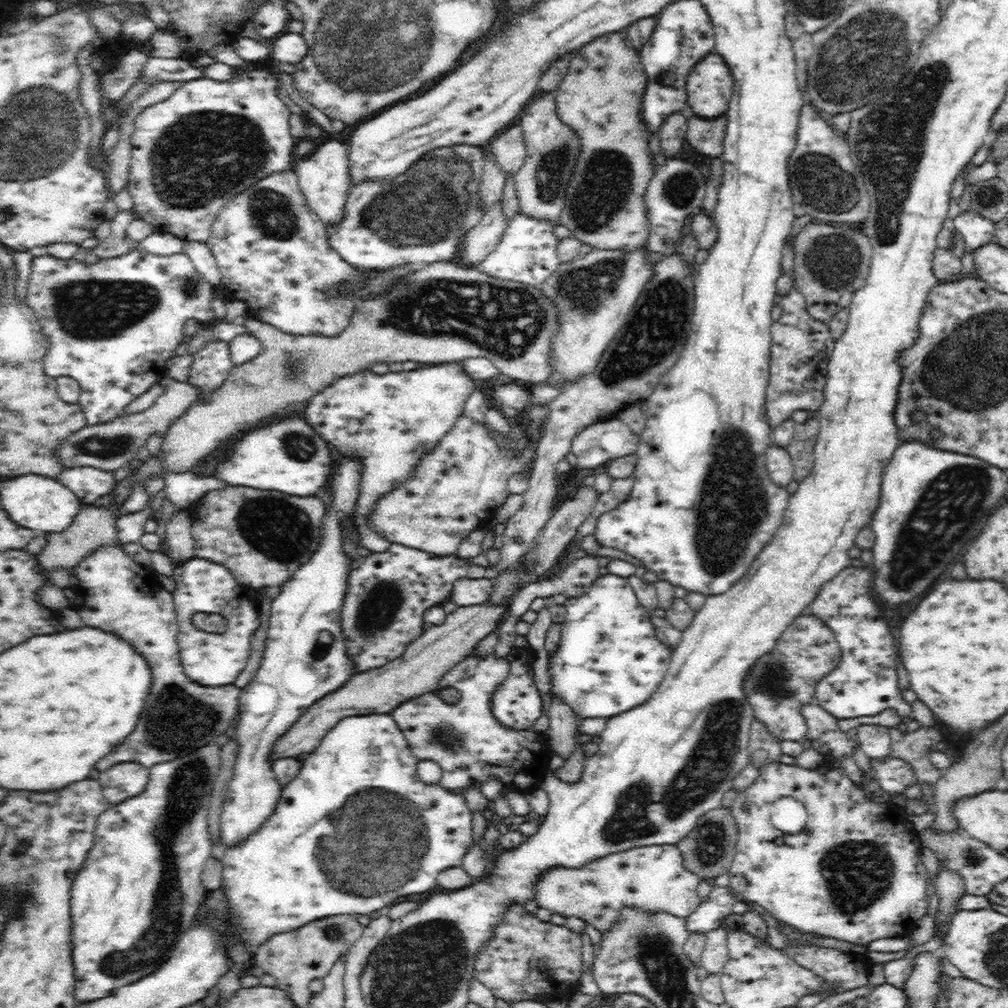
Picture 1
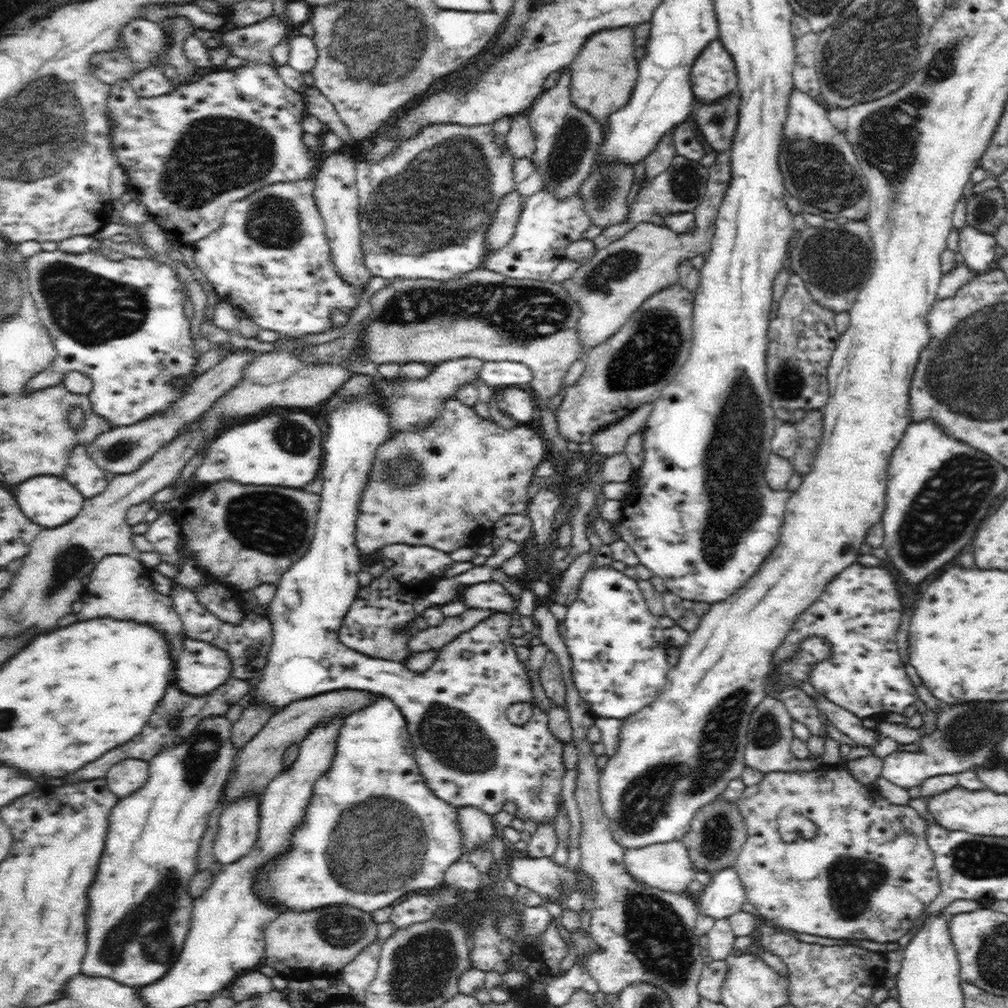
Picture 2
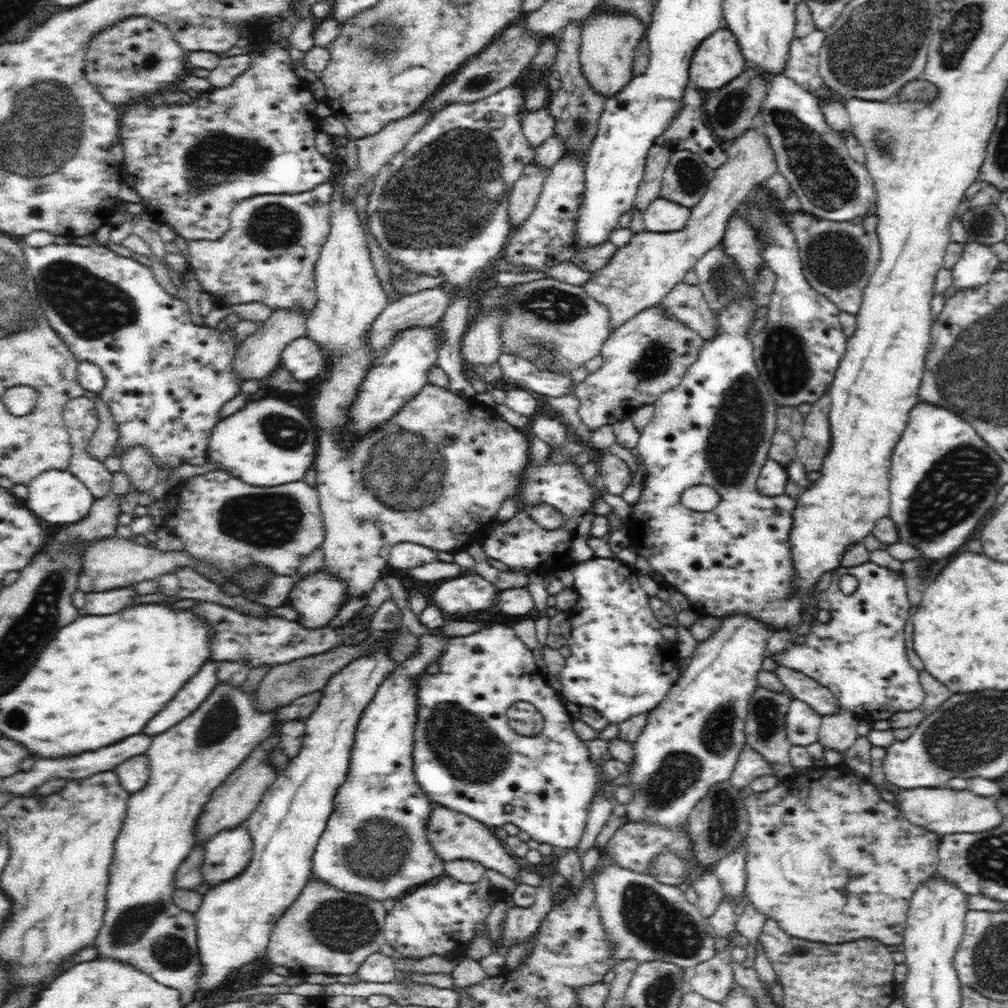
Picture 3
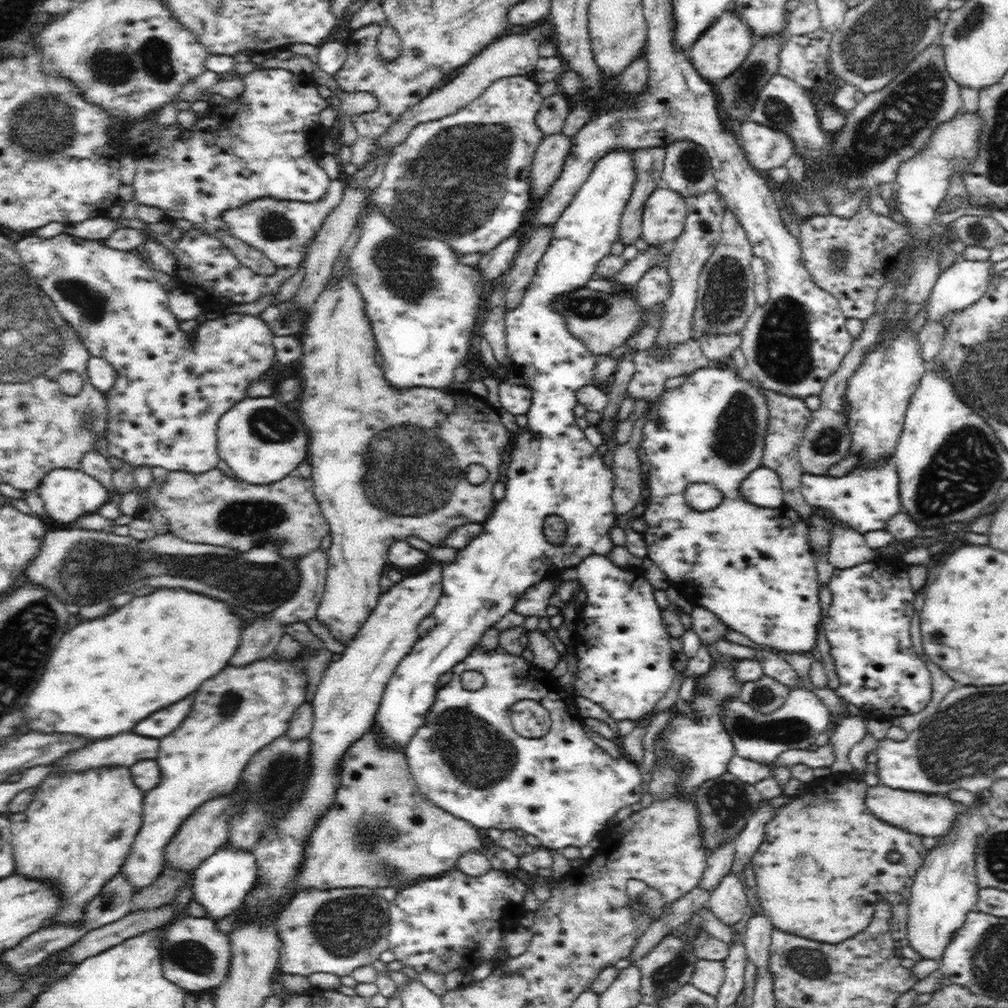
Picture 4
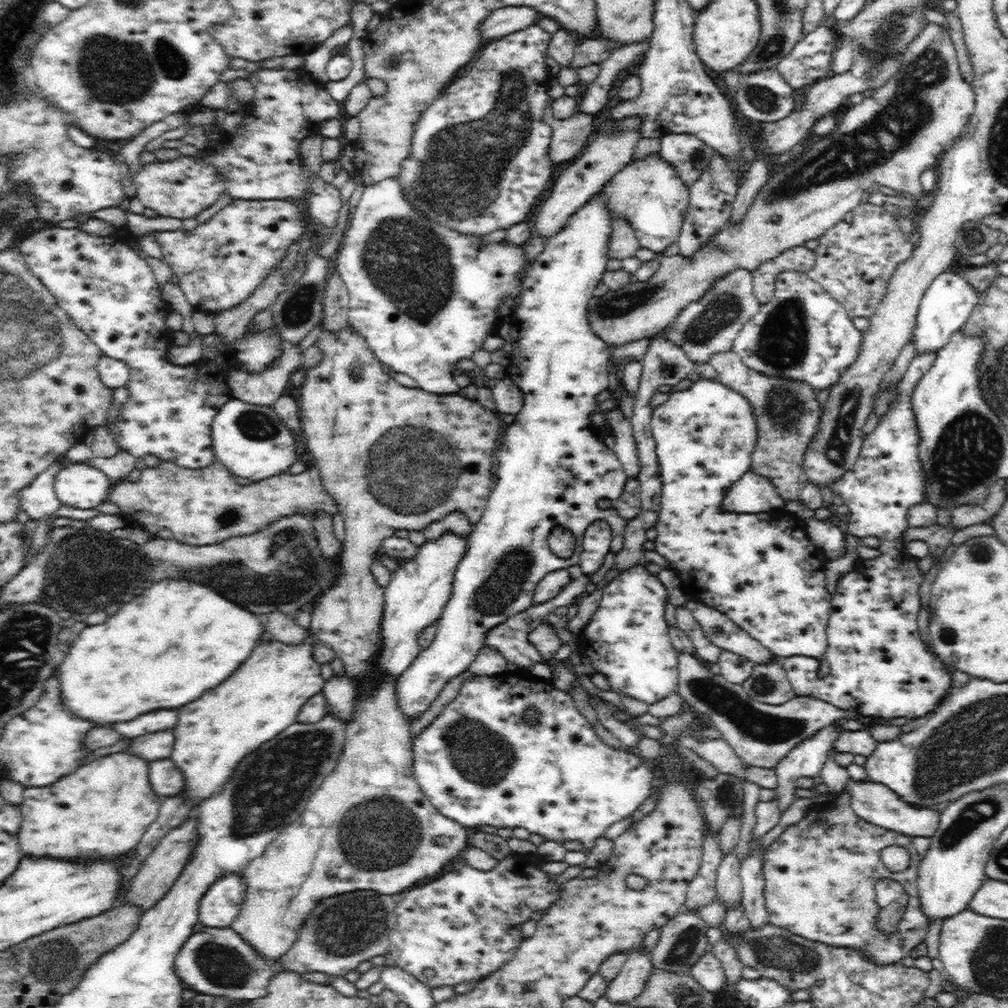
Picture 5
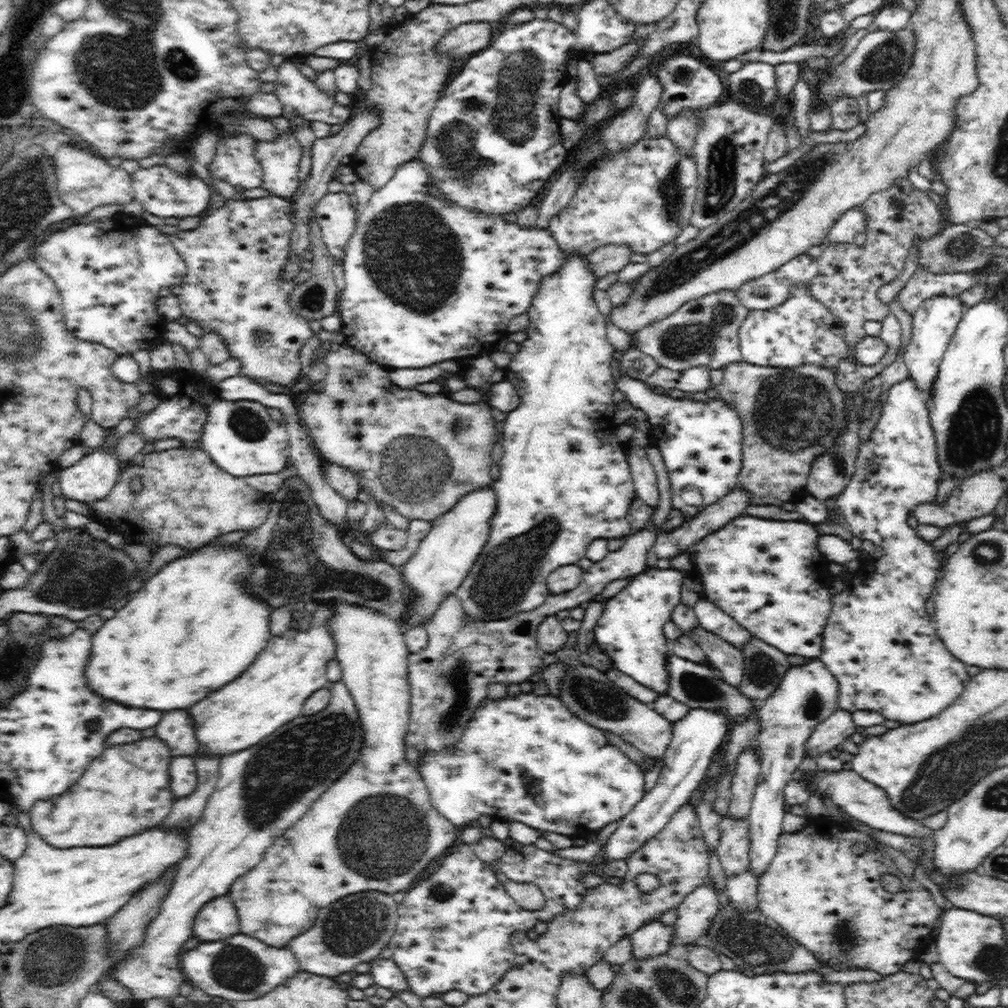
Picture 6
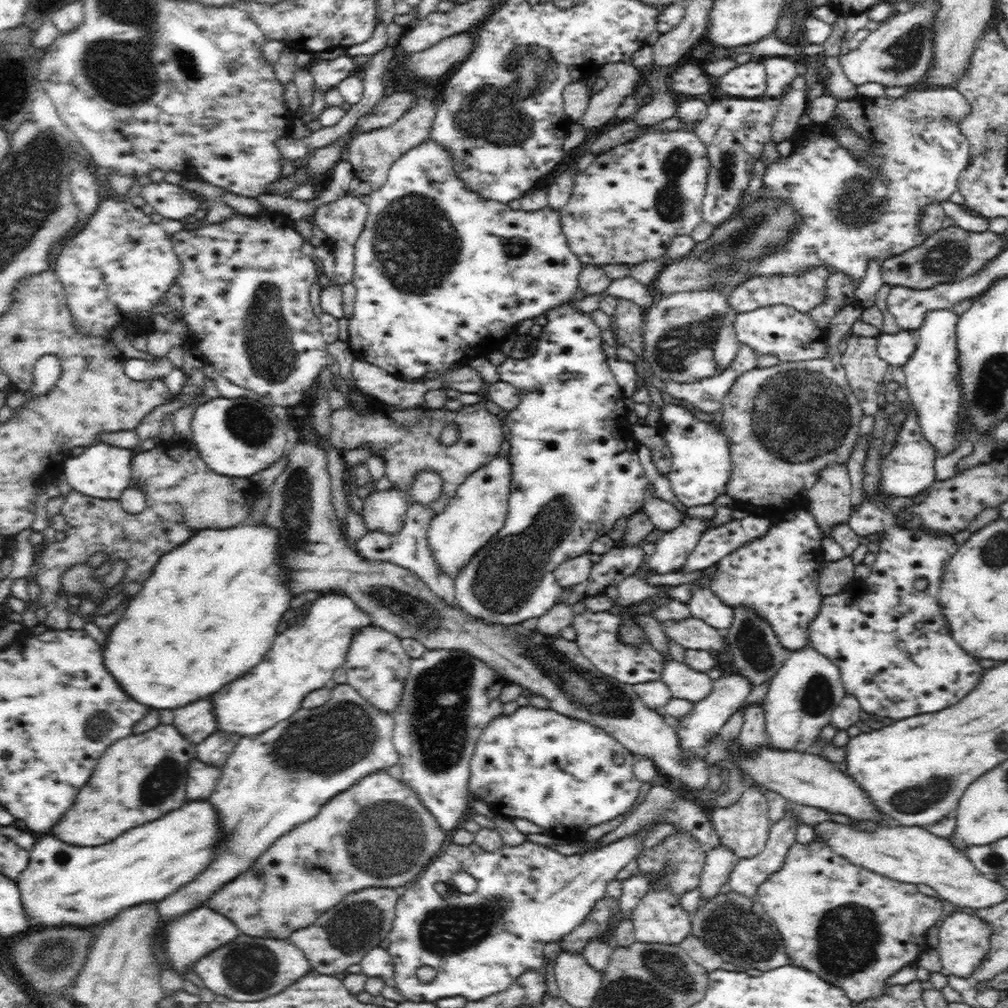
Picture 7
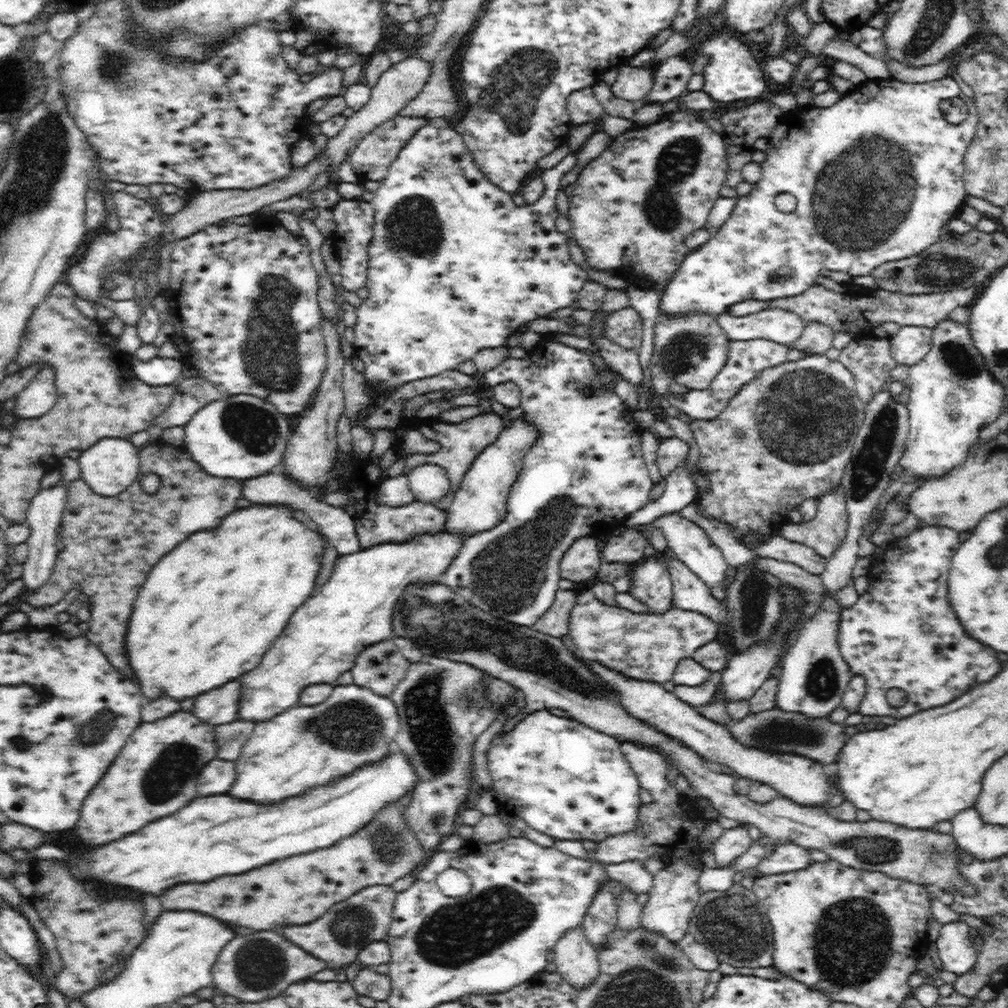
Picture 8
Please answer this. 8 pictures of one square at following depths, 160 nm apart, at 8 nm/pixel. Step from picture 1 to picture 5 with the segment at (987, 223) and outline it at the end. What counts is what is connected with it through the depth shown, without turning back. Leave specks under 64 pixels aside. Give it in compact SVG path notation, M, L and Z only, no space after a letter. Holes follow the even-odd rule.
M944 272L940 274L932 285L925 290L921 298L912 342L916 346L916 356L923 354L937 354L948 344L948 339L952 333L958 331L963 324L966 324L971 312L980 300L980 294L976 289L971 288L971 284L958 272Z

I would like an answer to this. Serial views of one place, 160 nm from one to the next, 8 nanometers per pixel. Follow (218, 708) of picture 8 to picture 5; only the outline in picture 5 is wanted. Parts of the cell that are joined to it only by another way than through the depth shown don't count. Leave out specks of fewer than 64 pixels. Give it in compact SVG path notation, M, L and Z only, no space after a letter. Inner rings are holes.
M158 732L158 734L146 734L131 740L125 752L130 755L140 756L150 762L157 759L168 759L172 754L174 736L172 732Z

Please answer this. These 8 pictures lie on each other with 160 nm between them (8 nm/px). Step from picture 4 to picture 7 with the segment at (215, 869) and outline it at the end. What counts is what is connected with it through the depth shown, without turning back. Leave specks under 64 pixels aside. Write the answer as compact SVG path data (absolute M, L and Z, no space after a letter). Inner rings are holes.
M202 906L165 923L164 944L166 944L166 958L184 976L186 970L192 970L192 966L196 968L198 962L206 957L207 954L224 946L224 944L228 944L228 942L238 938L241 934L236 925L228 920L228 917L207 906Z

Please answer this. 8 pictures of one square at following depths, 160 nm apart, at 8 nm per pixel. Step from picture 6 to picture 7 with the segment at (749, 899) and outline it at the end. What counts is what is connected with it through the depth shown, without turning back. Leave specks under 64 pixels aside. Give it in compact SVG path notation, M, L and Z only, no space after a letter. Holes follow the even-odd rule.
M796 806L785 808L784 816L772 824L768 841L760 854L740 859L729 874L730 888L747 898L756 896L758 887L768 878L768 875L780 870L788 849L796 842Z

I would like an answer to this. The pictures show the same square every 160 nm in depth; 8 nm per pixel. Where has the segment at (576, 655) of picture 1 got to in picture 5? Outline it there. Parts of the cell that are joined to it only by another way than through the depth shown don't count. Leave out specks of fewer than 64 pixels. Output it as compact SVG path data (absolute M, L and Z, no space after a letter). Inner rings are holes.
M596 520L586 528L583 537L579 565L582 573L590 576L601 567L605 555L610 551L610 525L606 520ZM638 564L626 571L621 571L613 580L610 580L604 588L602 588L602 599L600 600L598 609L594 612L586 625L585 629L581 634L581 643L583 644L581 650L582 655L589 659L590 664L593 669L598 674L605 676L609 682L610 691L615 692L616 696L614 698L620 699L622 695L630 696L632 699L638 699L642 702L646 702L650 705L667 698L668 695L677 693L678 691L678 655L679 652L673 647L669 637L669 626L666 623L665 613L666 604L668 604L668 595L666 593L666 588L660 582L657 575L653 575L646 570L644 564Z

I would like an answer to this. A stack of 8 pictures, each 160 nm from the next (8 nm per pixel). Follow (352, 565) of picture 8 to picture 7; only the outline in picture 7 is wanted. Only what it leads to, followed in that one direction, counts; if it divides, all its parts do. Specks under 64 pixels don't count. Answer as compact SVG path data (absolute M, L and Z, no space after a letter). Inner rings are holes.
M342 592L321 594L307 606L296 608L295 617L297 612L303 610L307 611L305 619L302 619L299 625L282 628L271 649L264 655L262 662L210 696L214 714L216 714L218 731L230 735L236 734L239 738L252 737L263 734L265 731L271 730L272 726L290 718L298 708L302 708L300 704L306 695L324 688L324 685L330 682L334 671L343 666L355 634L362 632L368 625L372 625L371 615L366 610L360 610L354 599Z

